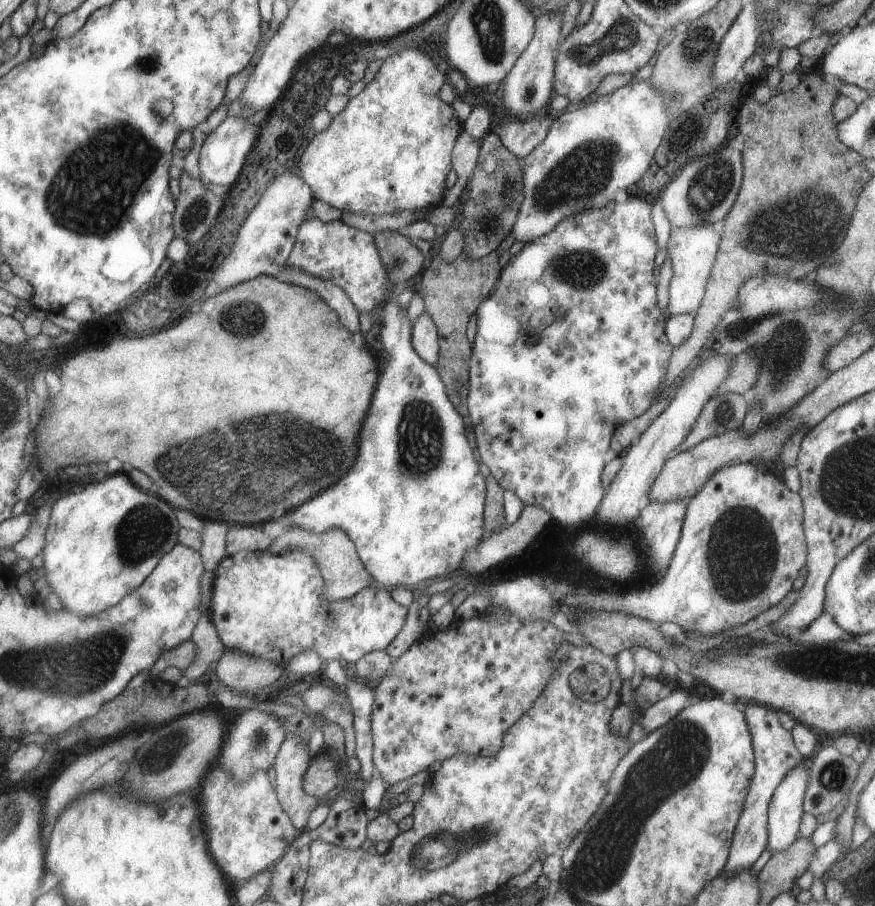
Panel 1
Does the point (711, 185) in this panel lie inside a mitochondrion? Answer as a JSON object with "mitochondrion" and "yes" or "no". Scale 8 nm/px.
{"mitochondrion":"yes"}

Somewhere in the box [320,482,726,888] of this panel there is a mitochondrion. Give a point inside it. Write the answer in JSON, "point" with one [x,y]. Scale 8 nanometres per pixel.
{"point":[445,847]}

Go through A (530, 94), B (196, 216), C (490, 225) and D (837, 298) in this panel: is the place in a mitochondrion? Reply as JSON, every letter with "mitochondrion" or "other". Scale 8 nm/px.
{"A":"mitochondrion","B":"mitochondrion","C":"mitochondrion","D":"other"}

